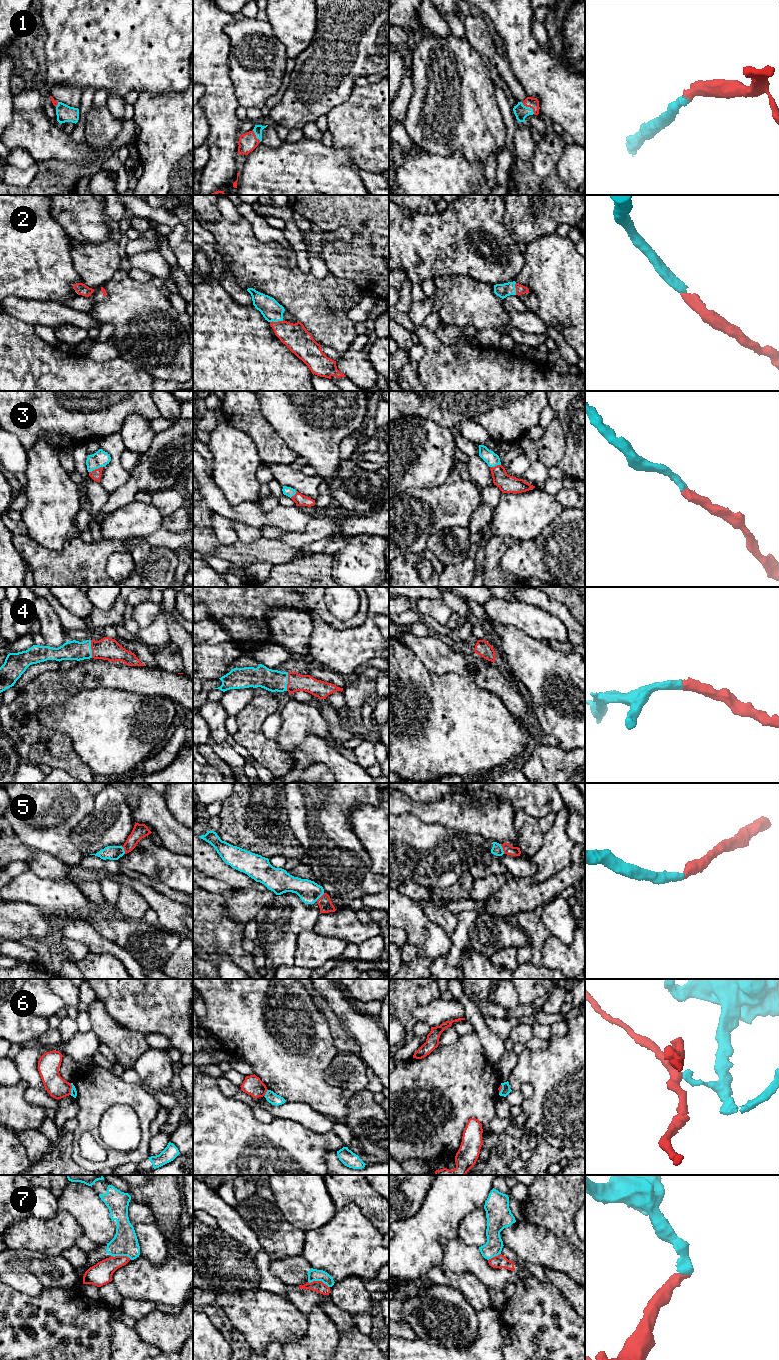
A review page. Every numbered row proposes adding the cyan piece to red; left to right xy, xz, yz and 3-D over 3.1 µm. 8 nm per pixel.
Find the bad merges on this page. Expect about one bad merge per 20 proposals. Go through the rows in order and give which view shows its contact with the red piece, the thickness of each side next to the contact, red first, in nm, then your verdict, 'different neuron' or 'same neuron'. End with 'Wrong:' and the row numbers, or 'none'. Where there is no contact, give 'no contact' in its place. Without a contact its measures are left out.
1: meets red in yz; 90 nm thick on the red side, 110 nm on the other; same neuron
2: meets red in xz; 200 nm thick on the red side, 160 nm on the other; same neuron
3: meets red in xy; 80 nm thick on the red side, 130 nm on the other; same neuron
4: meets red in xz; 140 nm thick on the red side, 180 nm on the other; same neuron
5: meets red in yz; 80 nm thick on the red side, 90 nm on the other; same neuron
6: meets red in xy; 170 nm thick on the red side, 50 nm on the other; different neuron
7: meets red in xz; 90 nm thick on the red side, 100 nm on the other; different neuron
Wrong: 6, 7

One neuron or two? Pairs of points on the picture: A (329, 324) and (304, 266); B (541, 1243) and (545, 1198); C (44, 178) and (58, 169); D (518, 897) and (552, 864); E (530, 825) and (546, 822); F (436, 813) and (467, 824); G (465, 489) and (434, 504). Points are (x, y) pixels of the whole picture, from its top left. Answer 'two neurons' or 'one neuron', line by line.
A: two neurons
B: two neurons
C: one neuron
D: two neurons
E: two neurons
F: one neuron
G: one neuron

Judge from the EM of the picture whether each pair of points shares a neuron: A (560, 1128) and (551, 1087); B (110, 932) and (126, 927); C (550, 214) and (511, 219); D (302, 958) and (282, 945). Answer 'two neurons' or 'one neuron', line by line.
A: one neuron
B: one neuron
C: one neuron
D: two neurons

